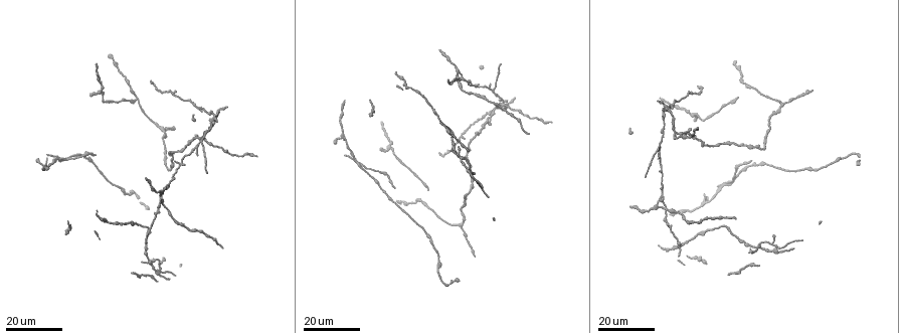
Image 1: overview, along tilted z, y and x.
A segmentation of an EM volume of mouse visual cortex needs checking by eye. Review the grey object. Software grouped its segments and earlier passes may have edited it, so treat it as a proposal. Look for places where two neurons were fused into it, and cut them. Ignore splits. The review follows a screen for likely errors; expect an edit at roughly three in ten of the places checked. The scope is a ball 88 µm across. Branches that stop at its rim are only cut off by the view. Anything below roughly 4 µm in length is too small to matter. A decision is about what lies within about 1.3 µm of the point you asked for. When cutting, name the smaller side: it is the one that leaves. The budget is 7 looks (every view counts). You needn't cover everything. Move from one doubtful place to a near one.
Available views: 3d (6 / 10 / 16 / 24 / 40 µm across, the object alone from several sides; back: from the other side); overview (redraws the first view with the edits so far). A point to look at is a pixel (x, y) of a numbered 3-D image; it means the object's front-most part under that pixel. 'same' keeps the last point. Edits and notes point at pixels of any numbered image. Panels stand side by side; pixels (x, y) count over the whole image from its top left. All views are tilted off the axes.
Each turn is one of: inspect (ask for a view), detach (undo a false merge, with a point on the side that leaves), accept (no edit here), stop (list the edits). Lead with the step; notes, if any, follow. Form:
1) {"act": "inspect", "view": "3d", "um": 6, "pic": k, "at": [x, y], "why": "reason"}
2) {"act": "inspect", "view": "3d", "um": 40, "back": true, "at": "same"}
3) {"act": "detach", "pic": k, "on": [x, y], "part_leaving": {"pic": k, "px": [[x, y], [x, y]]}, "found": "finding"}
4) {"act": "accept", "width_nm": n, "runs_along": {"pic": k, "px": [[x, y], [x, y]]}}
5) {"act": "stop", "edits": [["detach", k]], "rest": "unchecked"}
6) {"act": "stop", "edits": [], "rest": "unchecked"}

{"act": "inspect", "view": "3d", "um": 24, "pic": 1, "at": [60, 159], "why": "a fork"}

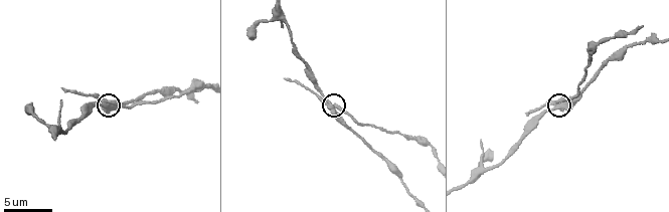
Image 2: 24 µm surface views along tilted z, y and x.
{"act": "inspect", "view": "3d", "um": 6, "pic": 2, "at": [328, 101]}

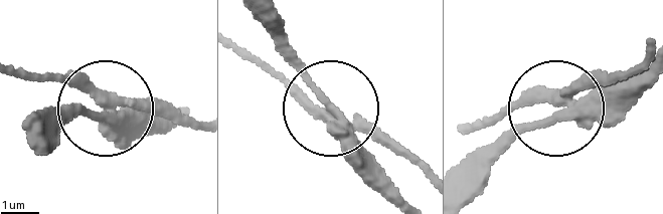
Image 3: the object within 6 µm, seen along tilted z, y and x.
{"act": "accept", "arms": 3, "found": "one neuron here"}

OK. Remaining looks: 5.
{"act": "inspect", "view": "3d", "um": 16, "pic": 1, "at": [124, 224]}

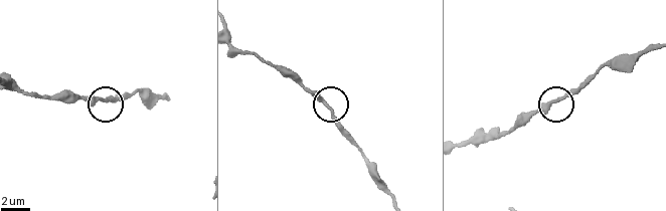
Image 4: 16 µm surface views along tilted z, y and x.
{"act": "inspect", "view": "3d", "um": 6, "pic": 4, "at": [563, 96], "why": "zoom in"}

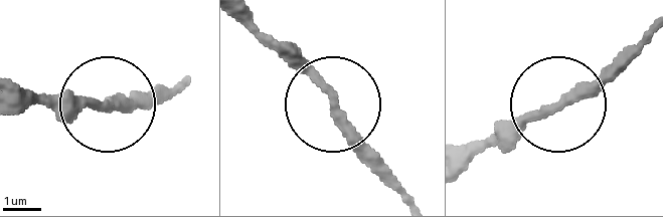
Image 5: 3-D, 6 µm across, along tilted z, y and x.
{"act": "accept", "found": "one neuron here"}

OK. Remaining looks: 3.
{"act": "inspect", "view": "3d", "um": 24, "pic": 1, "at": [668, 208], "why": "looks like a crossing"}

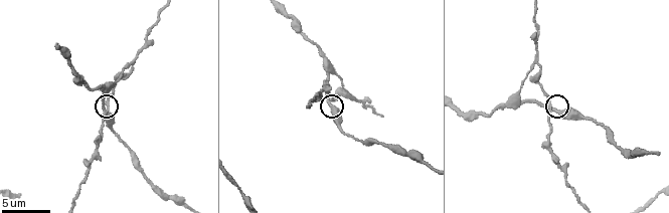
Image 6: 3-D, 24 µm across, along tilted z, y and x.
{"act": "inspect", "view": "3d", "um": 10, "pic": 6, "at": [552, 108]}

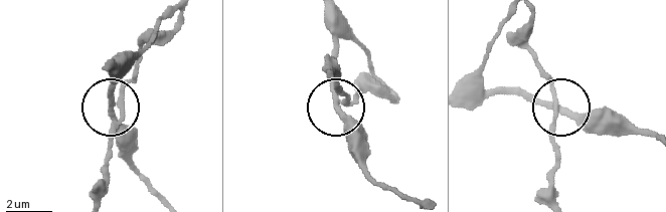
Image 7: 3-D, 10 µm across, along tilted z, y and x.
{"act": "accept", "arms": 4, "runs_along": {"pic": 7, "px": [[528, 16], [533, 59], [558, 99], [581, 114], [615, 115]]}, "found": "all the same neuron"}

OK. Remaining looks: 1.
{"act": "stop", "edits": [], "rest": "unchecked"}

